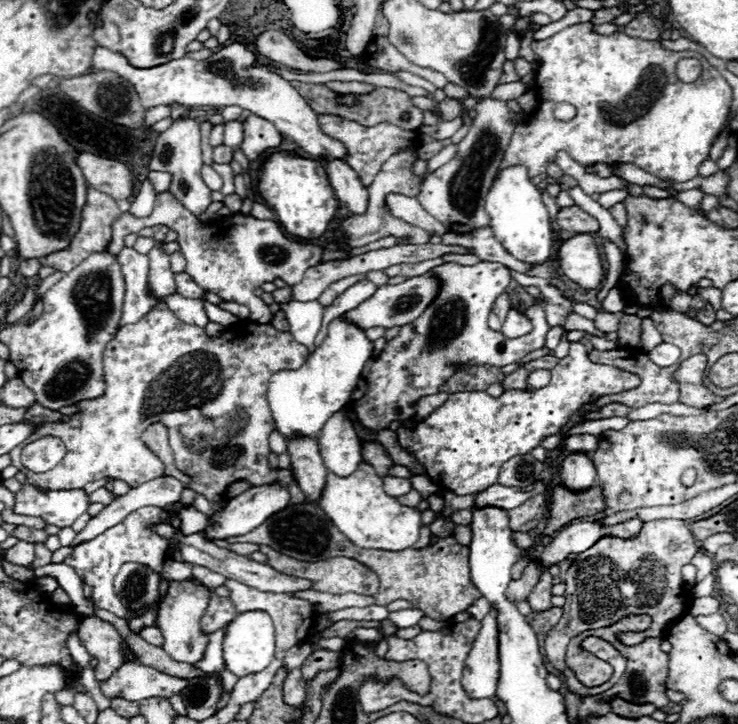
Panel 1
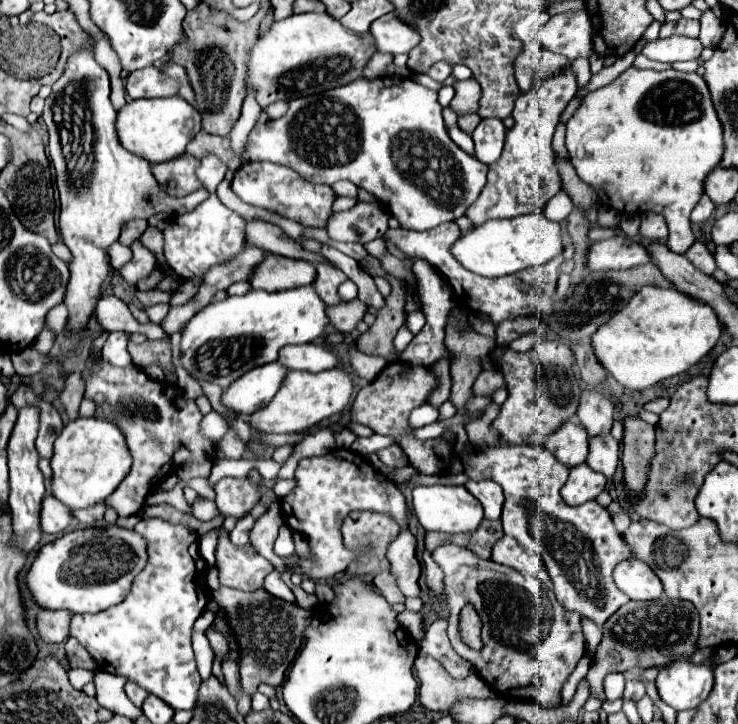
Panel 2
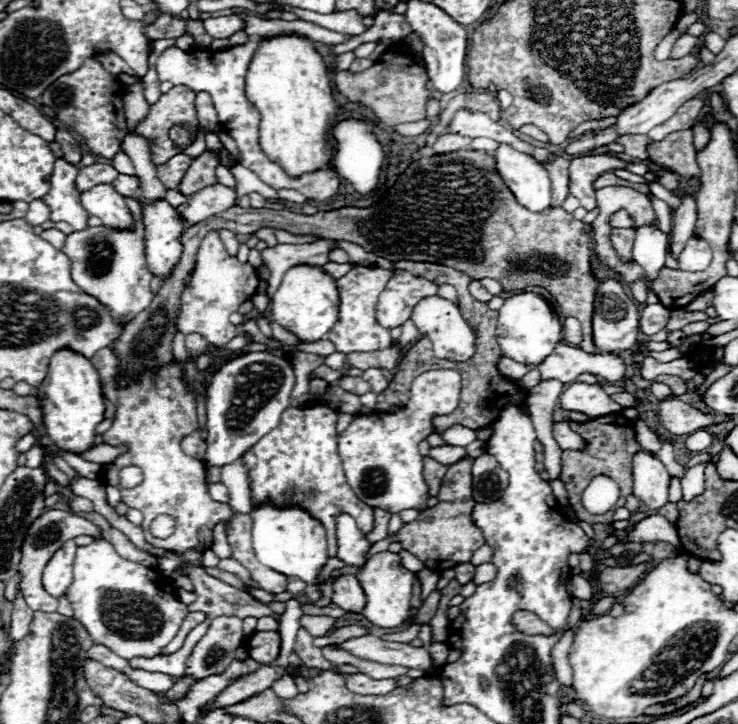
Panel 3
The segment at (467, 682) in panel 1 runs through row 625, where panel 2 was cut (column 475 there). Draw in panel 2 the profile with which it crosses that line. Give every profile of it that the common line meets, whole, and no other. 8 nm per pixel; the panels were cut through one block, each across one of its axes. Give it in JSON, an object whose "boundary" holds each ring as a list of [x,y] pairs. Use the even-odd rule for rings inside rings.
{"boundary":[[[470,480],[466,484],[468,492],[472,496],[476,496],[484,508],[484,518],[488,520],[496,520],[502,514],[502,506],[504,506],[504,494],[502,488],[492,482],[492,480],[482,480],[482,482],[474,482]]]}

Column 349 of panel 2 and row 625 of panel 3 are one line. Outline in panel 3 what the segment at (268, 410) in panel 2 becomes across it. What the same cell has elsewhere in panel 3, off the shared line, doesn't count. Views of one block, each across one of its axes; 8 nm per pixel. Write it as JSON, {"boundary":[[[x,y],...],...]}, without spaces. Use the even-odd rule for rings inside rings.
{"boundary":[[[380,552],[368,558],[366,566],[362,568],[362,572],[356,574],[358,582],[362,584],[362,590],[366,594],[366,608],[364,608],[364,616],[378,628],[400,628],[404,626],[410,616],[412,616],[412,606],[410,606],[410,598],[412,598],[412,578],[414,572],[406,570],[400,564],[400,556],[392,554],[392,552]]]}

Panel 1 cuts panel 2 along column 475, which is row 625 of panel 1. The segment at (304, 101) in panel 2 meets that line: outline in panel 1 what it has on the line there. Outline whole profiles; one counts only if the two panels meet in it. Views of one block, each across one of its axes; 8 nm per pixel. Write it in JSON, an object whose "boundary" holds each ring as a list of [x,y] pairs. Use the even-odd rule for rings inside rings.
{"boundary":[[[184,580],[178,584],[170,582],[164,604],[158,608],[158,614],[156,614],[156,626],[162,630],[162,636],[164,636],[162,648],[172,660],[196,664],[204,658],[204,652],[208,646],[208,634],[202,632],[200,620],[208,608],[208,602],[210,602],[210,590],[206,586],[200,586],[192,580]]]}

